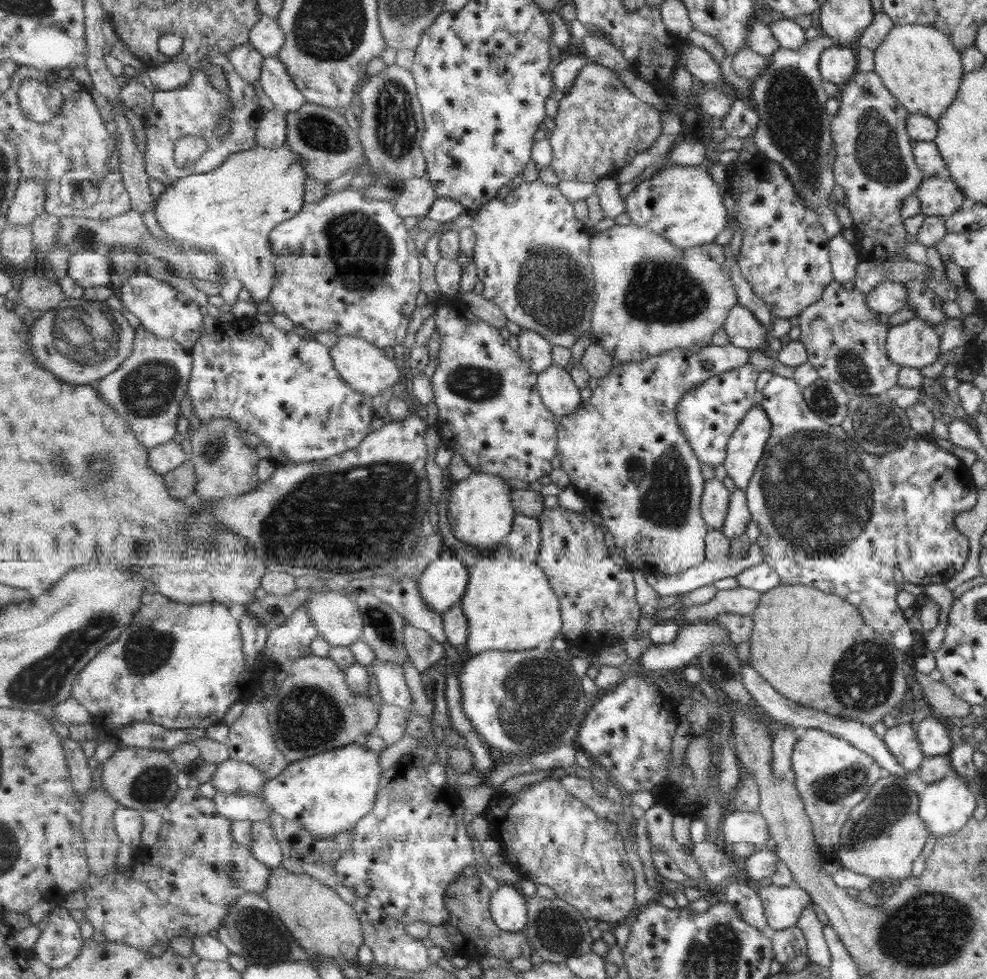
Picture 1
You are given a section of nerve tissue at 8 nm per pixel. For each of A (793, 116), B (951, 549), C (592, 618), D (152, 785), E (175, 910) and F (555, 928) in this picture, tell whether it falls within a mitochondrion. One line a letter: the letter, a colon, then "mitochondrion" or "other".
A: mitochondrion
B: other
C: other
D: mitochondrion
E: other
F: mitochondrion

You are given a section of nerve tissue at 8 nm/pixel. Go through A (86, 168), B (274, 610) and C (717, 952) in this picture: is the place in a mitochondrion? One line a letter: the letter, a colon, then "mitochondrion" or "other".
A: other
B: mitochondrion
C: mitochondrion

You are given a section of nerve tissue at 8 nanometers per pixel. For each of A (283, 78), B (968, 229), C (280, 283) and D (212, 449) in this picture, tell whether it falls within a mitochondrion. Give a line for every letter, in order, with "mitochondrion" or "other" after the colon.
A: other
B: other
C: other
D: mitochondrion

